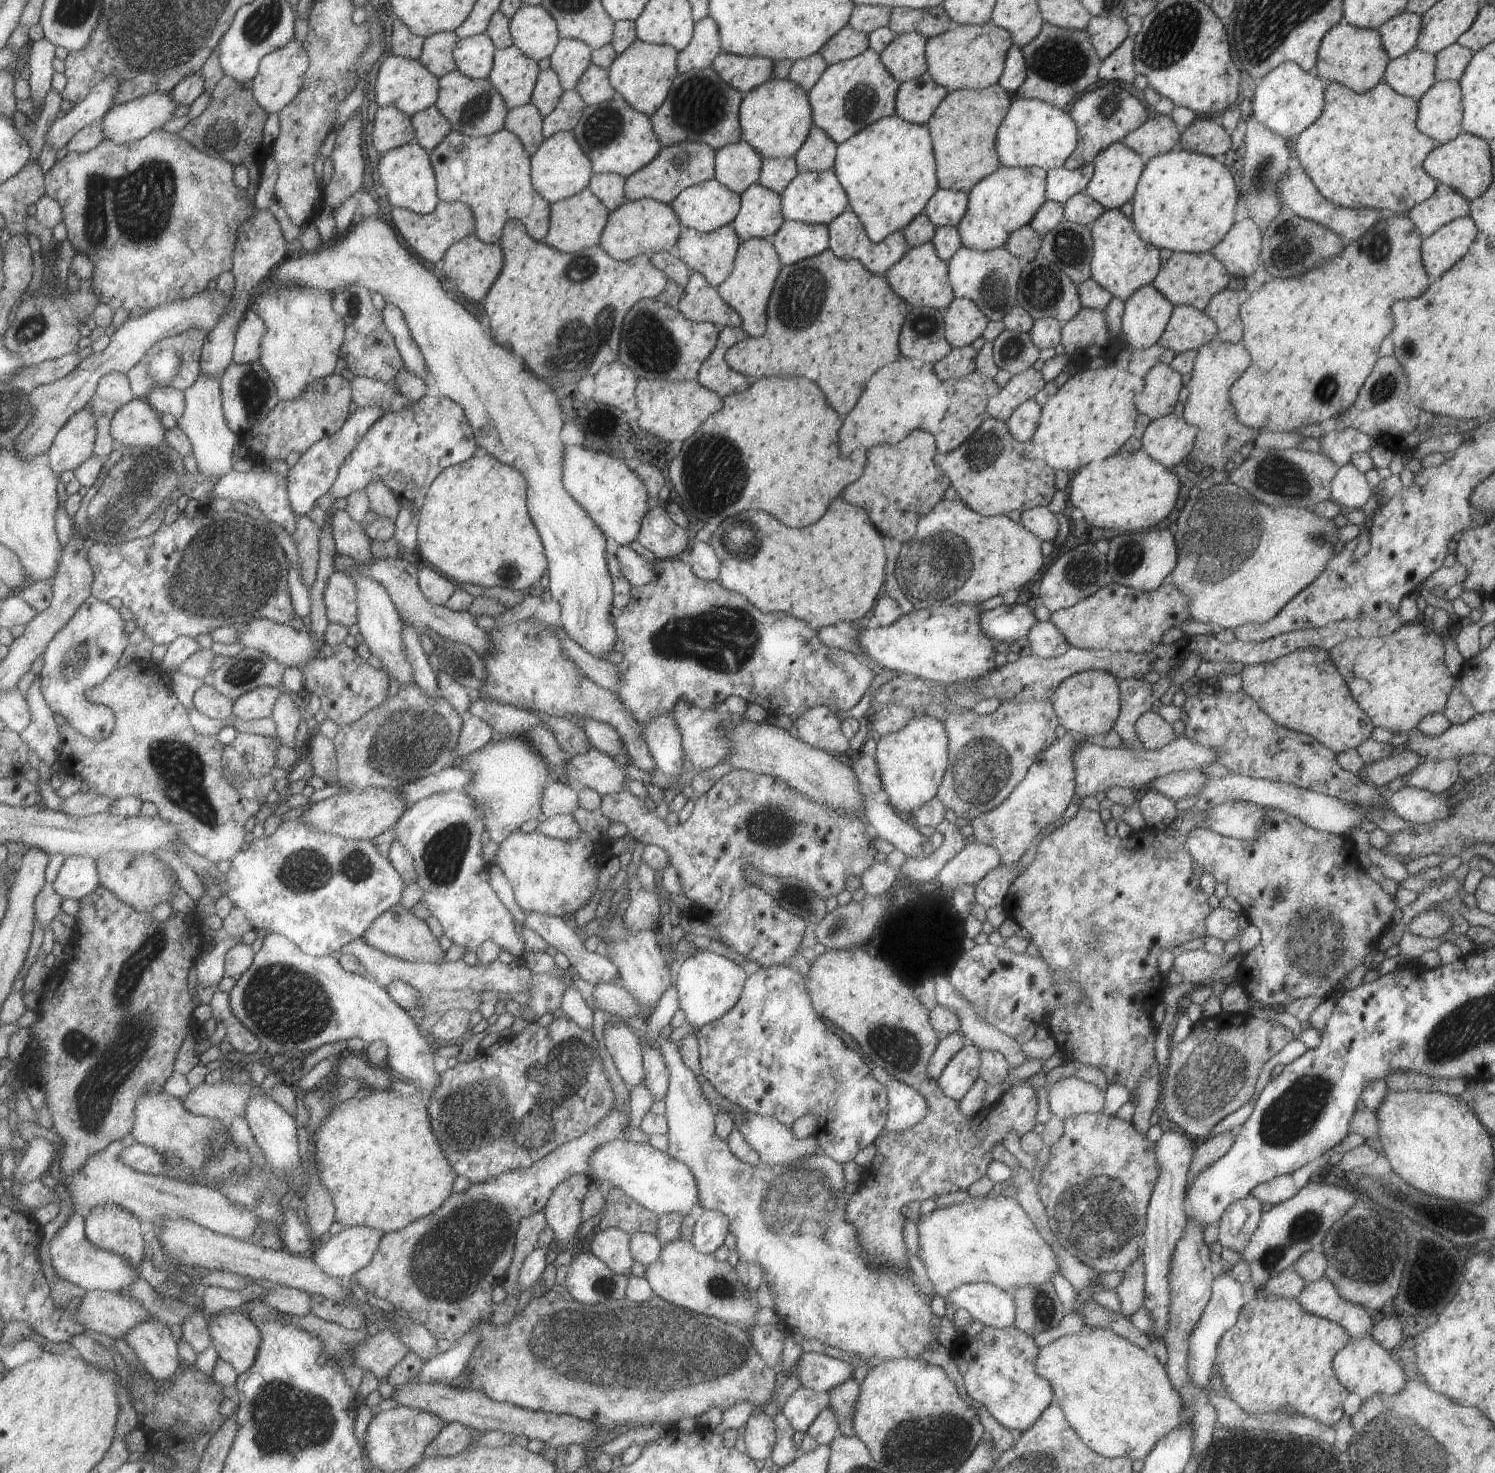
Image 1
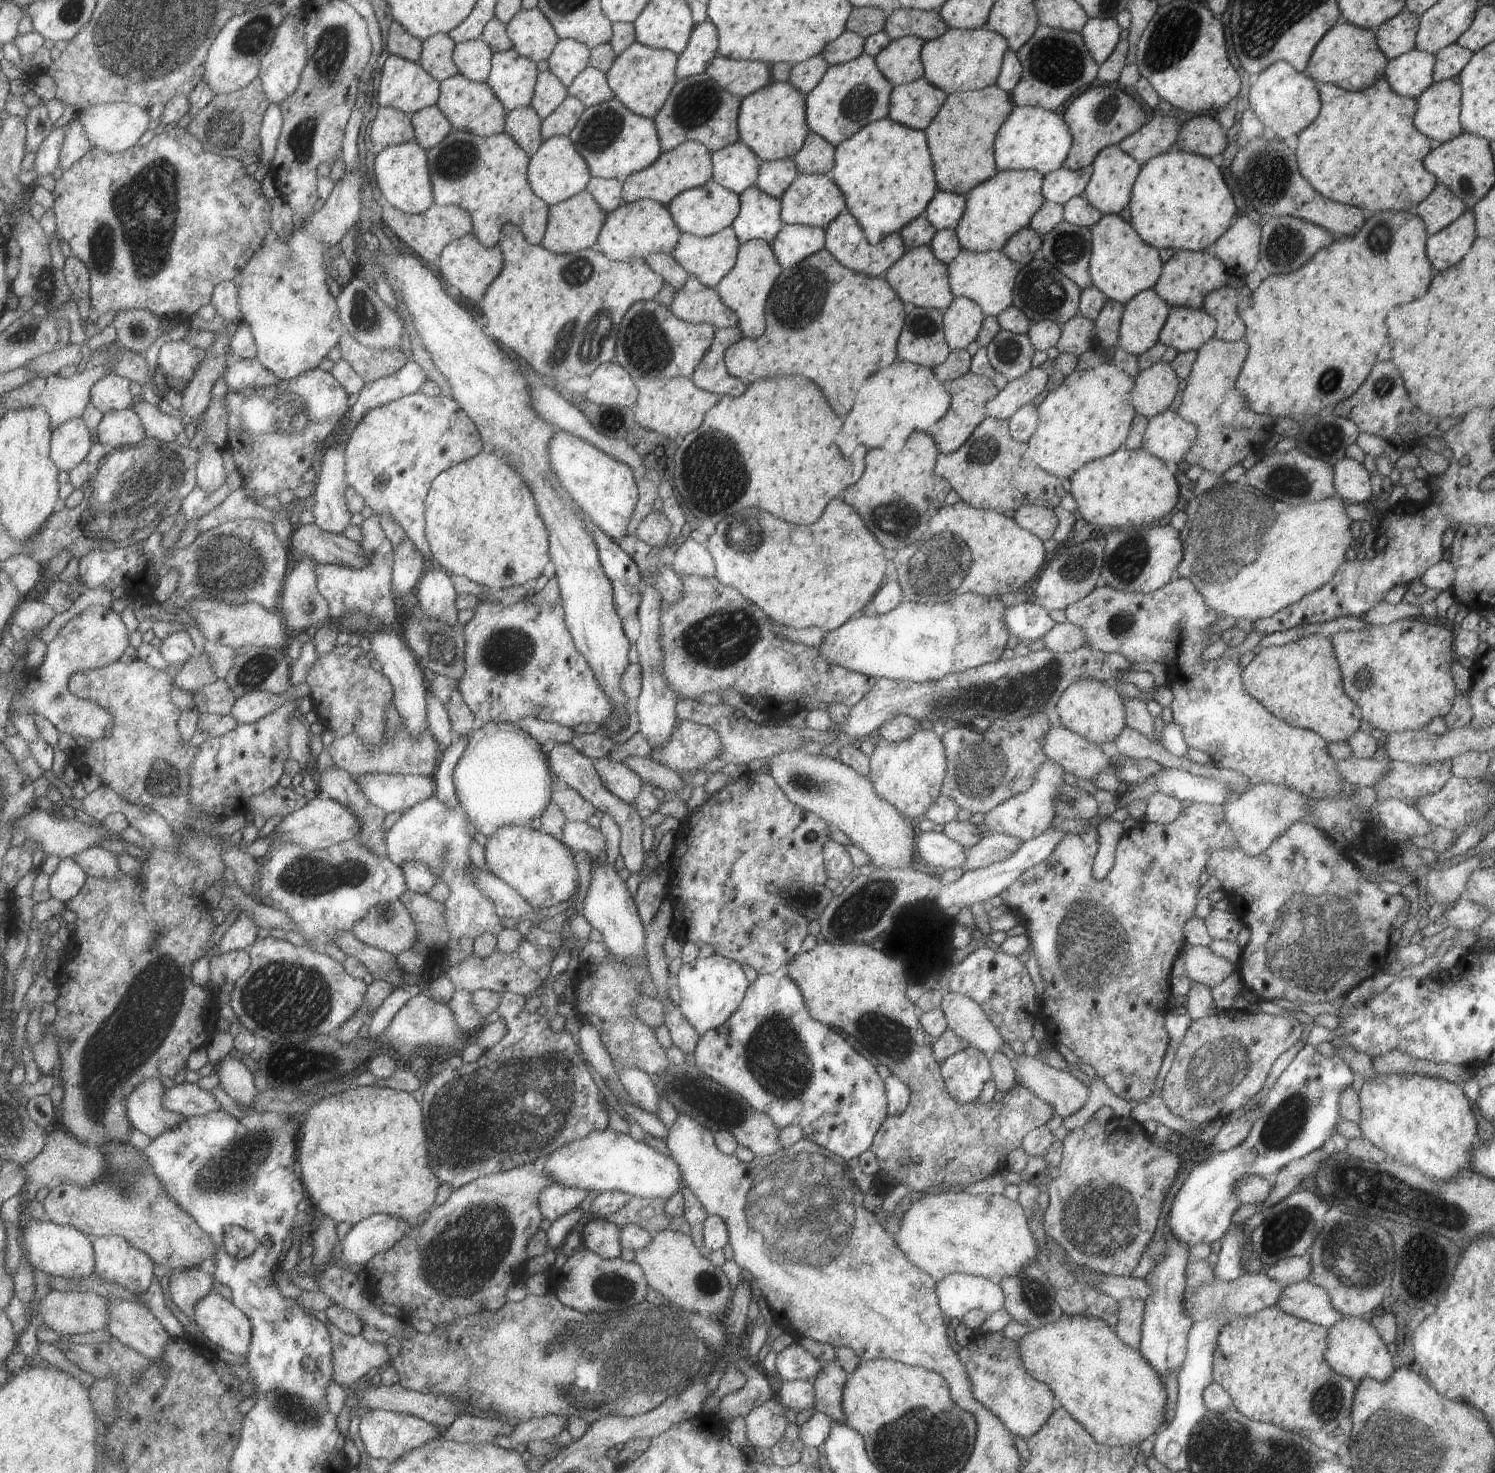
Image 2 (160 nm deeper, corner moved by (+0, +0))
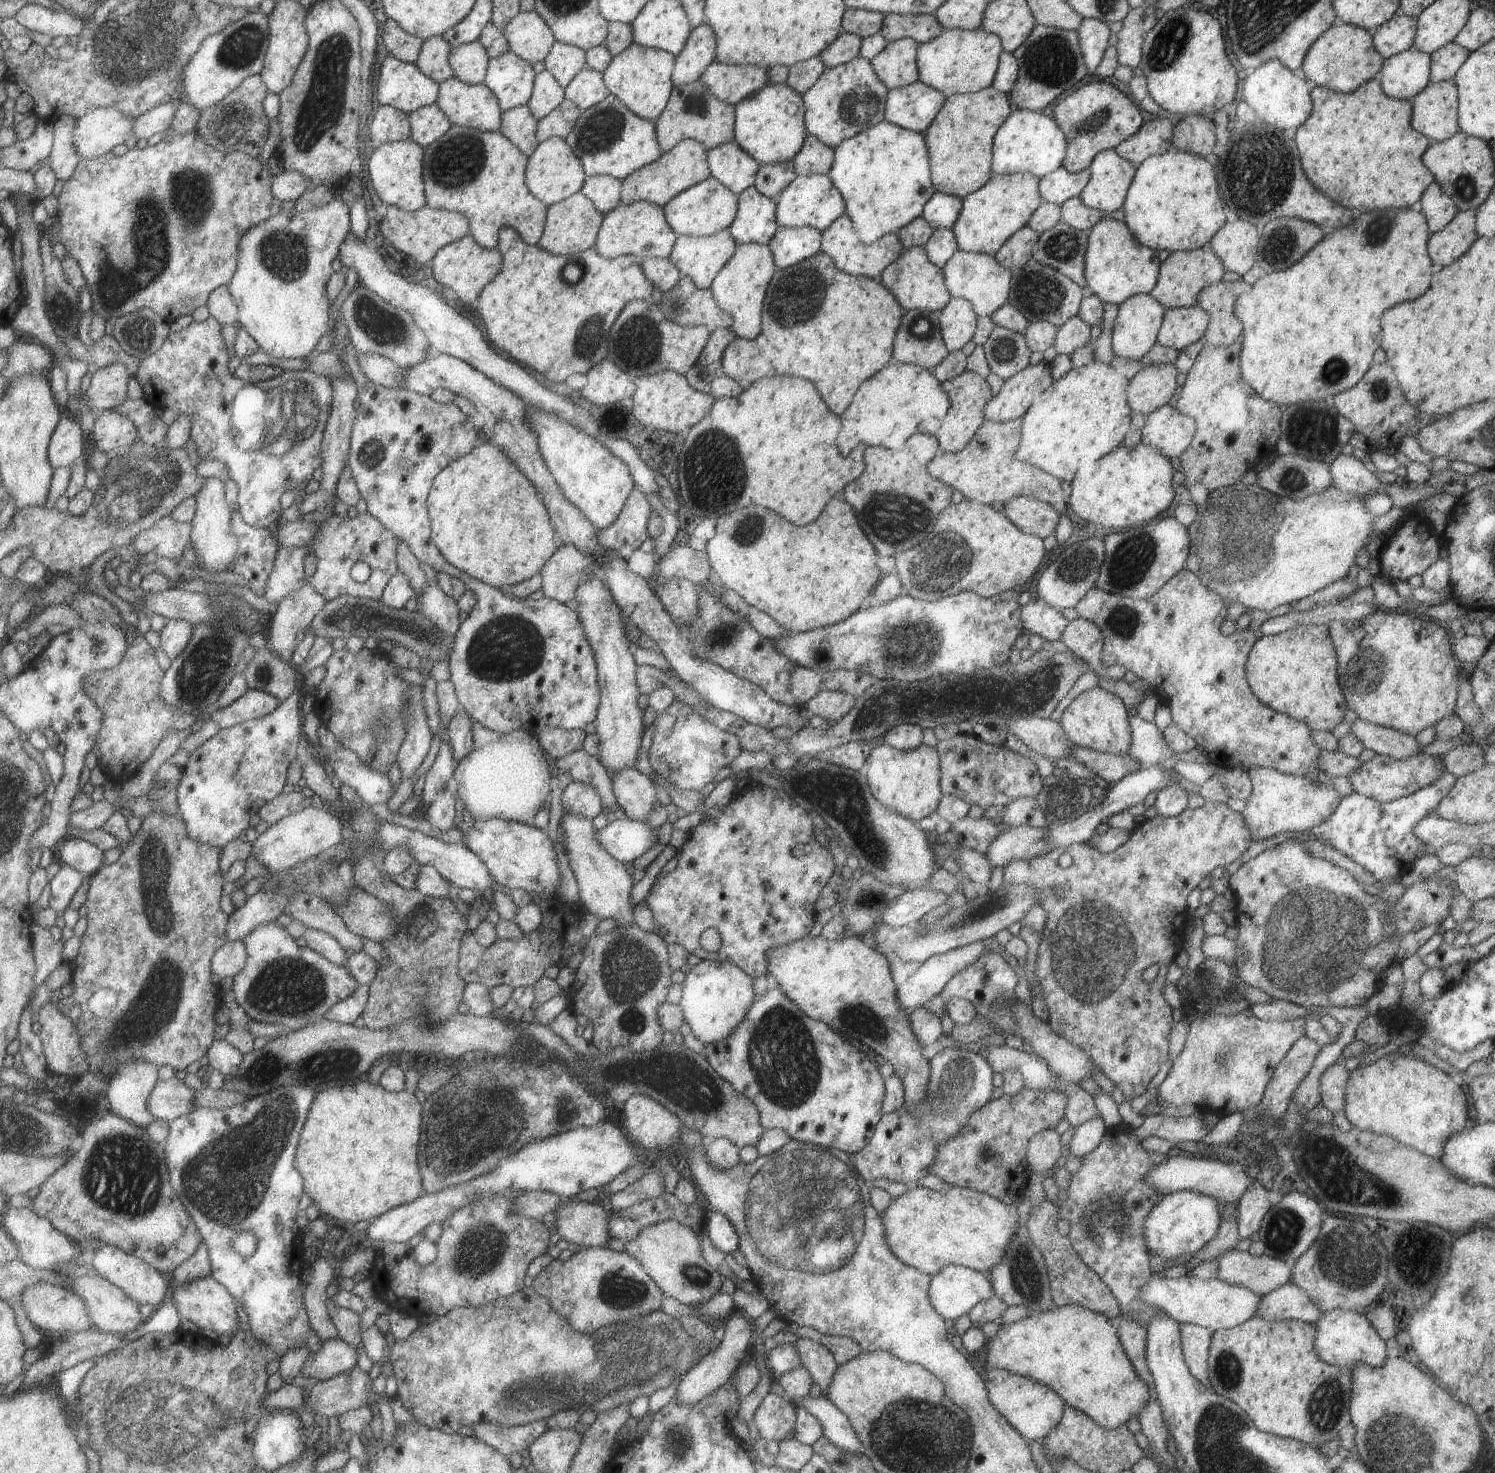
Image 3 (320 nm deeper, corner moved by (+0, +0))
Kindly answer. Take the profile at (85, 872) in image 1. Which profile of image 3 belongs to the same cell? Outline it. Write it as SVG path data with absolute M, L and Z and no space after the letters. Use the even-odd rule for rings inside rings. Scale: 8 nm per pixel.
M62 863L59 874L50 882L52 891L50 896L51 908L59 914L64 913L69 908L69 904L73 902L73 896L77 894L81 884L85 882L85 877L73 866Z

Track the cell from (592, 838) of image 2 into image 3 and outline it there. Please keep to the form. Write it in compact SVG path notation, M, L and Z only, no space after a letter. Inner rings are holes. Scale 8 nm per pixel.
M617 819L601 830L595 830L595 840L614 860L632 863L657 843L657 828L657 819Z

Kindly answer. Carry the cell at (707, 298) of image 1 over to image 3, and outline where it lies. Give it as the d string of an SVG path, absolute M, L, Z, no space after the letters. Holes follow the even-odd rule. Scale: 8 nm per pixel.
M682 276L666 292L662 292L658 307L663 316L680 326L707 326L729 329L733 320L713 300L711 290L695 288L693 280Z

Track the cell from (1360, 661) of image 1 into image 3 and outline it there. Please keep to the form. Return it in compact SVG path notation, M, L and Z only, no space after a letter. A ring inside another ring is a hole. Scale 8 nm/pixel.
M1381 609L1355 622L1329 622L1329 638L1337 658L1339 688L1347 709L1353 711L1357 719L1409 736L1416 736L1427 726L1434 726L1445 716L1454 714L1461 664L1455 659L1449 644L1449 632L1445 629L1445 625L1424 619L1414 612Z

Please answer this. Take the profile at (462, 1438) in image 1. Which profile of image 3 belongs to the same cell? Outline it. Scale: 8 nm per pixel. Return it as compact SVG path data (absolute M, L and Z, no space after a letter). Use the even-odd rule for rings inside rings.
M543 1420L524 1425L499 1426L487 1422L471 1424L469 1428L474 1432L476 1440L495 1448L503 1456L527 1449L535 1438L547 1431L547 1424Z

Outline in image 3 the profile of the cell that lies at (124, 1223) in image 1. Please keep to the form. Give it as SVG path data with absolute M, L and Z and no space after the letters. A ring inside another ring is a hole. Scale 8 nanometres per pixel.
M103 1244L103 1247L95 1252L92 1265L96 1272L101 1274L101 1277L107 1278L113 1286L117 1286L139 1306L149 1304L155 1310L167 1296L167 1282L153 1266L146 1264L145 1261L139 1260L138 1257L132 1256L130 1253L123 1252L120 1248L115 1248L114 1245Z

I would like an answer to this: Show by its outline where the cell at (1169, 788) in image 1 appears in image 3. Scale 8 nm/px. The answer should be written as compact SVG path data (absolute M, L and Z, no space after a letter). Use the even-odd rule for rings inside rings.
M1071 745L1071 756L1075 762L1089 768L1093 774L1106 783L1117 783L1127 774L1139 769L1139 764L1126 754L1108 754L1090 750L1089 748Z

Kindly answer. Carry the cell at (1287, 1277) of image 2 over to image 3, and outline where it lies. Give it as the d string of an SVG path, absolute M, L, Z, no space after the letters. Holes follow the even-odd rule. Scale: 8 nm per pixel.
M1230 1249L1217 1260L1218 1280L1243 1286L1259 1296L1272 1292L1291 1280L1291 1263L1265 1254L1256 1258L1247 1251Z

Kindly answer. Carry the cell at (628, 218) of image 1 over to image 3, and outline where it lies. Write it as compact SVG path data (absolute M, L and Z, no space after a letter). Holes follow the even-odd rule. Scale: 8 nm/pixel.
M636 201L629 205L621 203L610 212L603 214L603 220L596 235L594 250L602 258L613 259L617 256L635 256L640 264L651 257L663 259L669 256L673 248L675 235L665 221L662 207L646 201Z

